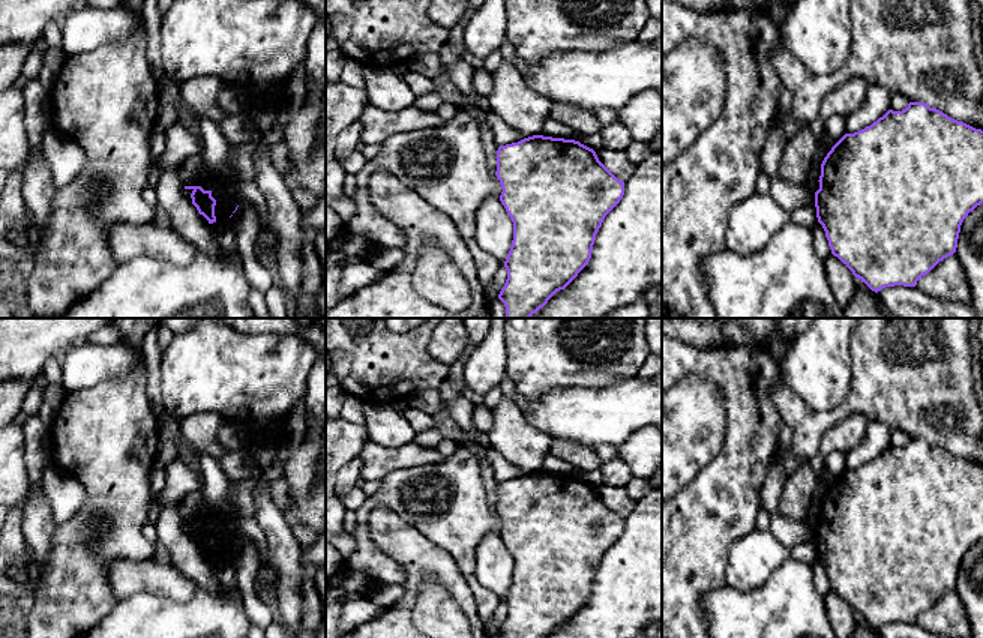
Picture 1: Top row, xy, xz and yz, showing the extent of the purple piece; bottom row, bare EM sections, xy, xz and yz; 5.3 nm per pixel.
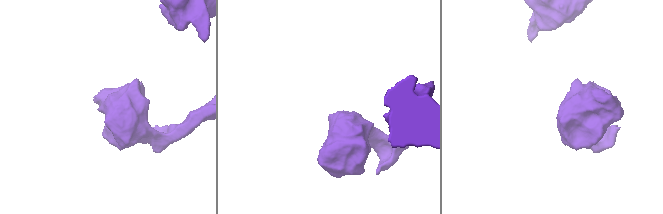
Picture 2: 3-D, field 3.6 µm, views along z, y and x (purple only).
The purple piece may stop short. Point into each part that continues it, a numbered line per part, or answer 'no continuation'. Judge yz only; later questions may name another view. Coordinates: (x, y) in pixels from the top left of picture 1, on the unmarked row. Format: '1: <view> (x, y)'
no continuation

